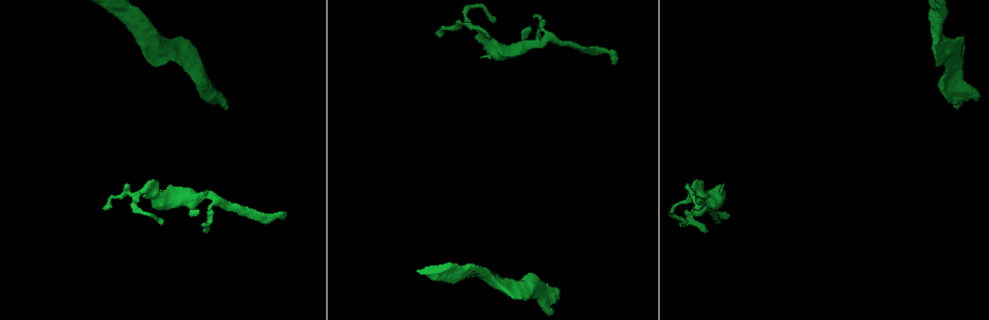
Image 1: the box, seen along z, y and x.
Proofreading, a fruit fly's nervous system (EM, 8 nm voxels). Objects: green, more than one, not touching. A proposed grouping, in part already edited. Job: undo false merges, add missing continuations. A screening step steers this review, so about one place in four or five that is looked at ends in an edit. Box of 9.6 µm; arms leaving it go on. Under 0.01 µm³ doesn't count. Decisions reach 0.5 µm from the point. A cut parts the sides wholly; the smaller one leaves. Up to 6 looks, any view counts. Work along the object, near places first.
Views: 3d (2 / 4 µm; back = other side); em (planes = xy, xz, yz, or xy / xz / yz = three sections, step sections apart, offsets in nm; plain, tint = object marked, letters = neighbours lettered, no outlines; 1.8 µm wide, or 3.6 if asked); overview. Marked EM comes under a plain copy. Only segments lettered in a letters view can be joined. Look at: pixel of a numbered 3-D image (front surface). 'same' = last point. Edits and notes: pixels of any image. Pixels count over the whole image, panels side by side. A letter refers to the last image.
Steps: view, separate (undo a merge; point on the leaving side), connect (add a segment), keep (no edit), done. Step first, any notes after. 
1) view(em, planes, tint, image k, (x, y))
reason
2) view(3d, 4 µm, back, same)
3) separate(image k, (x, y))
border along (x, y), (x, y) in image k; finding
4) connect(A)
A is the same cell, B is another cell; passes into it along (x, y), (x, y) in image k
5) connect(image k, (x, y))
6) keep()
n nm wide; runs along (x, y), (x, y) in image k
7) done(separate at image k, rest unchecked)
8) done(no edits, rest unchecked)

view(3d, 4 µm, image 1, (216, 197))
arms part here

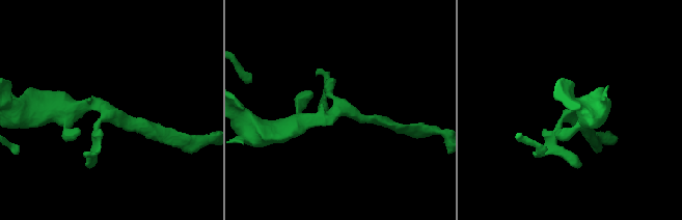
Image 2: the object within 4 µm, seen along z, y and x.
view(em, planes, letters, image 2, (572, 111))

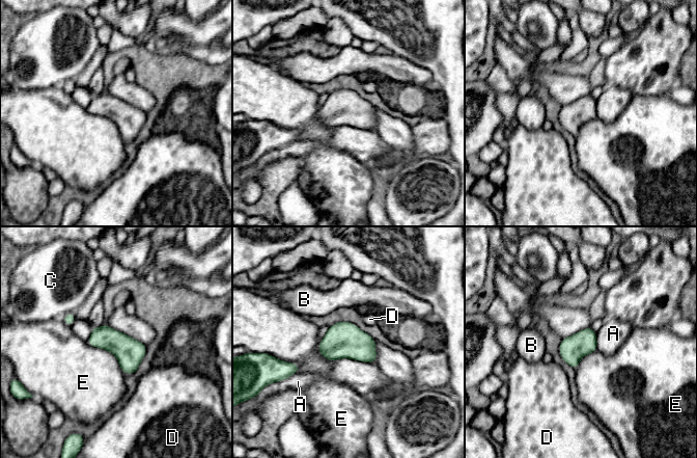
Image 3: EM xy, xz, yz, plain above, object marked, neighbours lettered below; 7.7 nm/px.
keep()
A, B, C, D and E are other cells; border along (86, 342), (110, 351), (124, 374) in image 3; continuous, no second neuron

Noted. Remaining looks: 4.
view(3d, 4 µm, image 1, (613, 63))
branch stops here

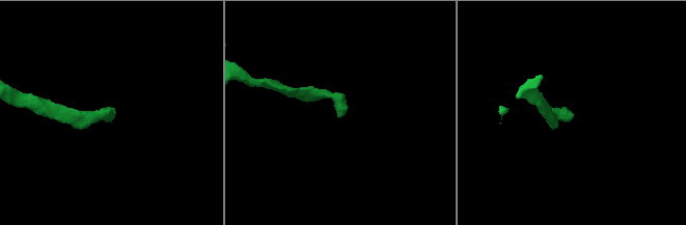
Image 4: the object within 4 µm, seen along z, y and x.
view(em, yz, step 4, letters, image 4, (572, 115))
now the EM

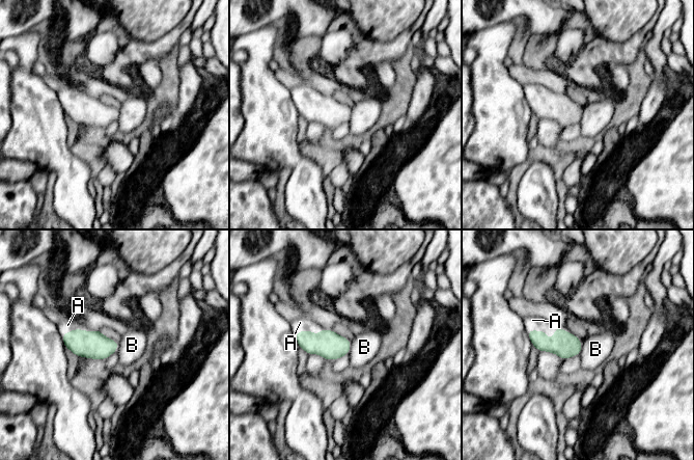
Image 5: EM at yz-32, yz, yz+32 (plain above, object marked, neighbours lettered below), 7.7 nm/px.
connect(A)
A is the same cell, B is another cell; passes into it along (564, 345), (545, 333), (532, 320) in image 5; it goes on there

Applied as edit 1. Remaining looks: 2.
view(em, xz, step 8, tint, image 1, (137, 195))
sharp bend

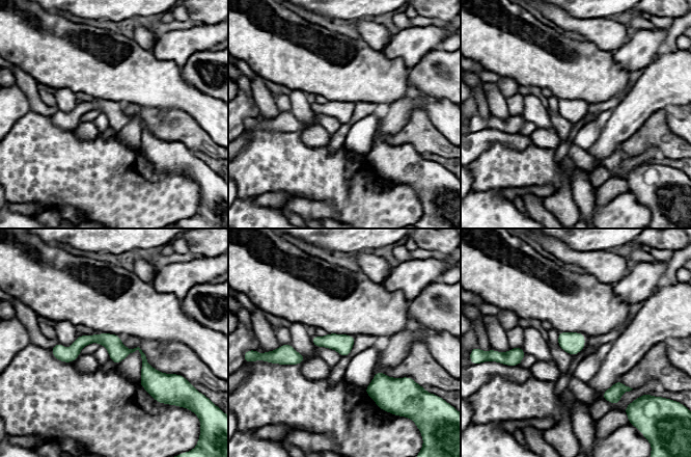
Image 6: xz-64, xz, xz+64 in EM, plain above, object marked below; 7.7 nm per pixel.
view(em, xz, step 8, letters, same)
what lies round it

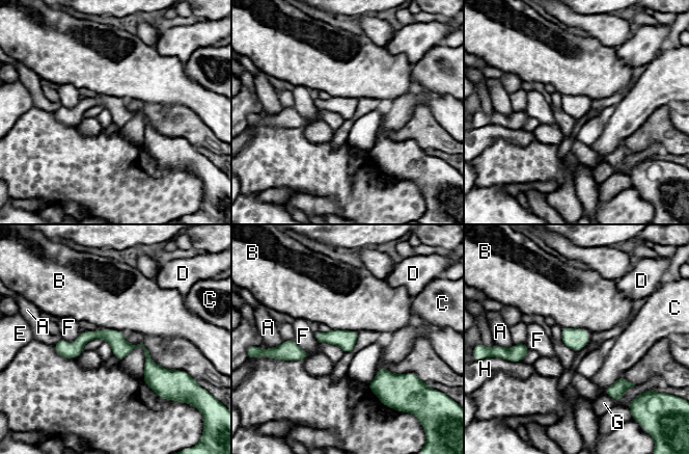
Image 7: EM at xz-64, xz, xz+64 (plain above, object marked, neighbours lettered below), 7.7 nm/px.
keep()
A, B, C, D, E, F, G and H are other cells; border along (562, 326), (582, 327), (588, 332) in image 7; one neuron here

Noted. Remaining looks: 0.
done(connect at image 5, rest unchecked)

